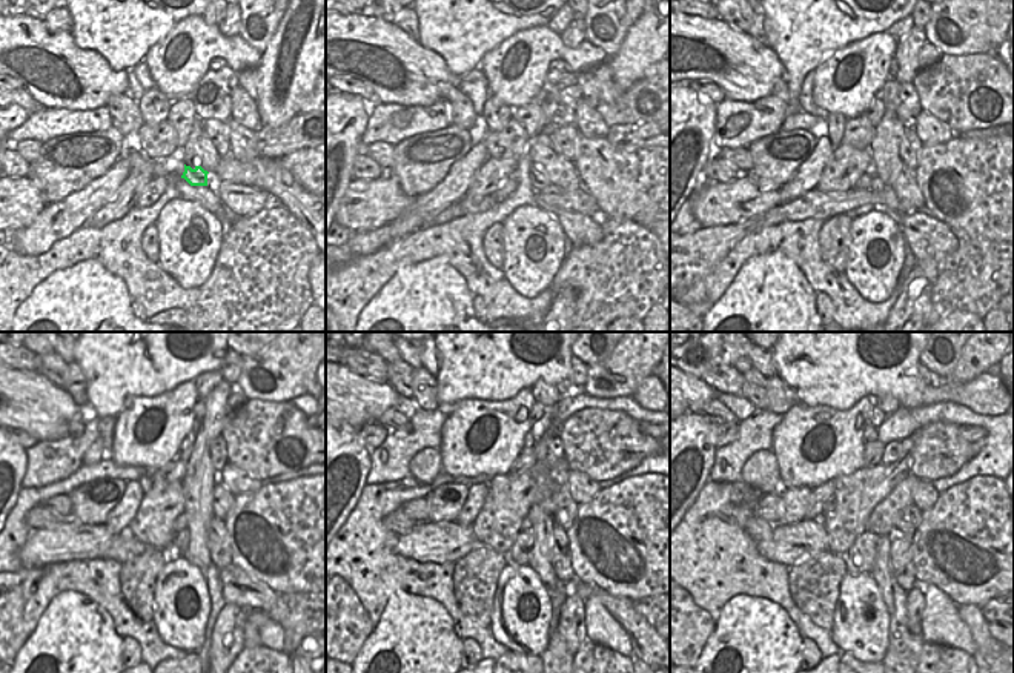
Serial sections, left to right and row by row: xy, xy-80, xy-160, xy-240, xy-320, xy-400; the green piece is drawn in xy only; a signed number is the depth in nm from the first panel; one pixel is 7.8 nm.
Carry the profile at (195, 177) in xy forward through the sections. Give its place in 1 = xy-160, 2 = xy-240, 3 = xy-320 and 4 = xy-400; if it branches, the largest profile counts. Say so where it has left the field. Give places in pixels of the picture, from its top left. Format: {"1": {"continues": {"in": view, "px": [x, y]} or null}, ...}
{"1": {"continues": {"in": "xy-160", "px": [878, 185]}}, "2": {"continues": {"in": "xy-240", "px": [180, 541]}}, "3": {"continues": {"in": "xy-320", "px": [520, 550]}}, "4": {"continues": {"in": "xy-400", "px": [859, 558]}}}

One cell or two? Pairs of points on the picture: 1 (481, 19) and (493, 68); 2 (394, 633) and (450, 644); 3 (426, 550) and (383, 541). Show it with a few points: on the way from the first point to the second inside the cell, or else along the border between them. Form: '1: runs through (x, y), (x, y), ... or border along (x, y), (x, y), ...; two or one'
1: border along (518, 31), (500, 42), (480, 62); two
2: runs through (407, 644), (437, 644); one
3: border along (398, 535), (395, 550), (403, 556), (426, 564); two

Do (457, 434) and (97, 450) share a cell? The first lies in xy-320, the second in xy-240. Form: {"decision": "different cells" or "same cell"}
{"decision": "different cells"}

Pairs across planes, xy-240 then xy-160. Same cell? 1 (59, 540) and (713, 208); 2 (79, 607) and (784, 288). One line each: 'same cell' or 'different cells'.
1: same cell
2: same cell

